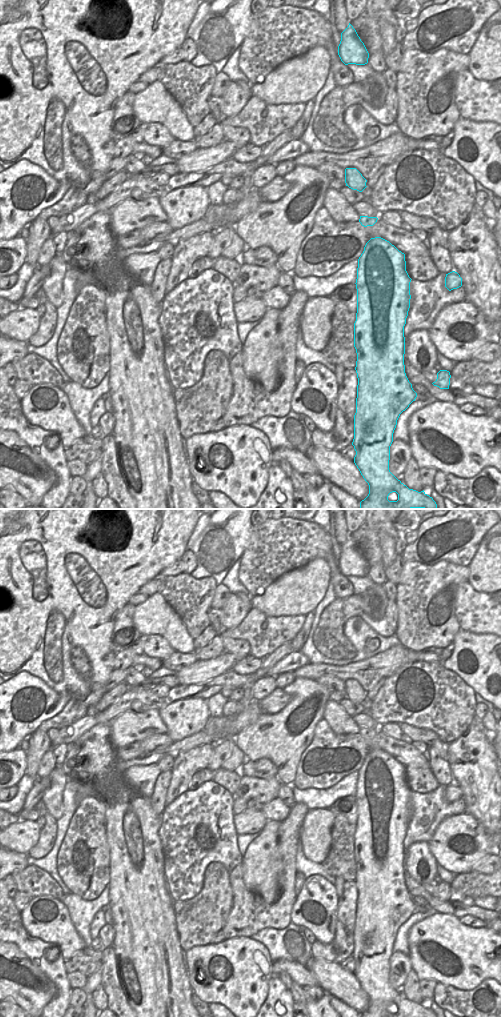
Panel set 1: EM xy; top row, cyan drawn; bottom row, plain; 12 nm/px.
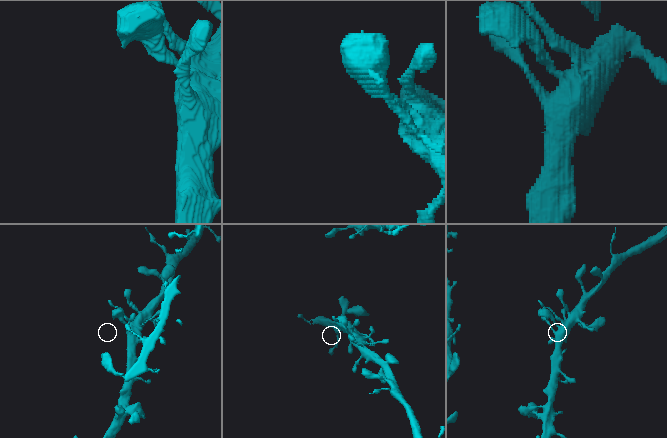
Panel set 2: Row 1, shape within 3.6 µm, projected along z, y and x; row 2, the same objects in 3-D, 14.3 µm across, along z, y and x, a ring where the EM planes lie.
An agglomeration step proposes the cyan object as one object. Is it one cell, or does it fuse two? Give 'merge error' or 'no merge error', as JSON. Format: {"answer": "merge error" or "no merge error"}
{"answer": "no merge error"}

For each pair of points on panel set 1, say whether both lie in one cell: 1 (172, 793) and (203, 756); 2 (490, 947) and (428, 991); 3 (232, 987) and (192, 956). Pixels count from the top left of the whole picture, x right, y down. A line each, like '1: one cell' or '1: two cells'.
1: one cell
2: two cells
3: one cell

